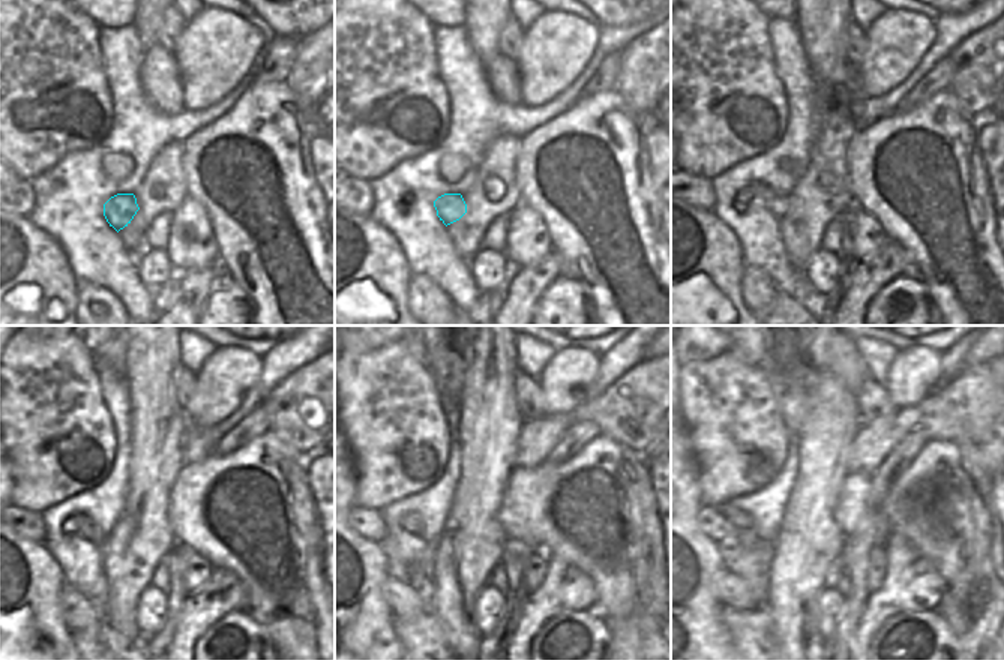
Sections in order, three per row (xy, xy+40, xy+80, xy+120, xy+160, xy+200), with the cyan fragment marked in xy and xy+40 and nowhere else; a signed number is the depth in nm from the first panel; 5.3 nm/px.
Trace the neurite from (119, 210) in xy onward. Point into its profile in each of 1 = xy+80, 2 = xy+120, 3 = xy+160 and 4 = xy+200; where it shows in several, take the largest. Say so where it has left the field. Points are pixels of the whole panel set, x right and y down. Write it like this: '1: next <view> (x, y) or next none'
1: next xy+80 (778, 206)
2: next xy+120 (77, 525)
3: next xy+160 (411, 524)
4: next xy+200 (742, 519)

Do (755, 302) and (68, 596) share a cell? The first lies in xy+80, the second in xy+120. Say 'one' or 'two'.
one

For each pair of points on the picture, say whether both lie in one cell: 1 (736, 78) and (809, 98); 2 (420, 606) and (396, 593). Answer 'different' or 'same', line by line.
1: different
2: same

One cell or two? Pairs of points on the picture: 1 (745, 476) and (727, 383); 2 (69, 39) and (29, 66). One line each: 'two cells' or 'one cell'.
1: one cell
2: one cell

